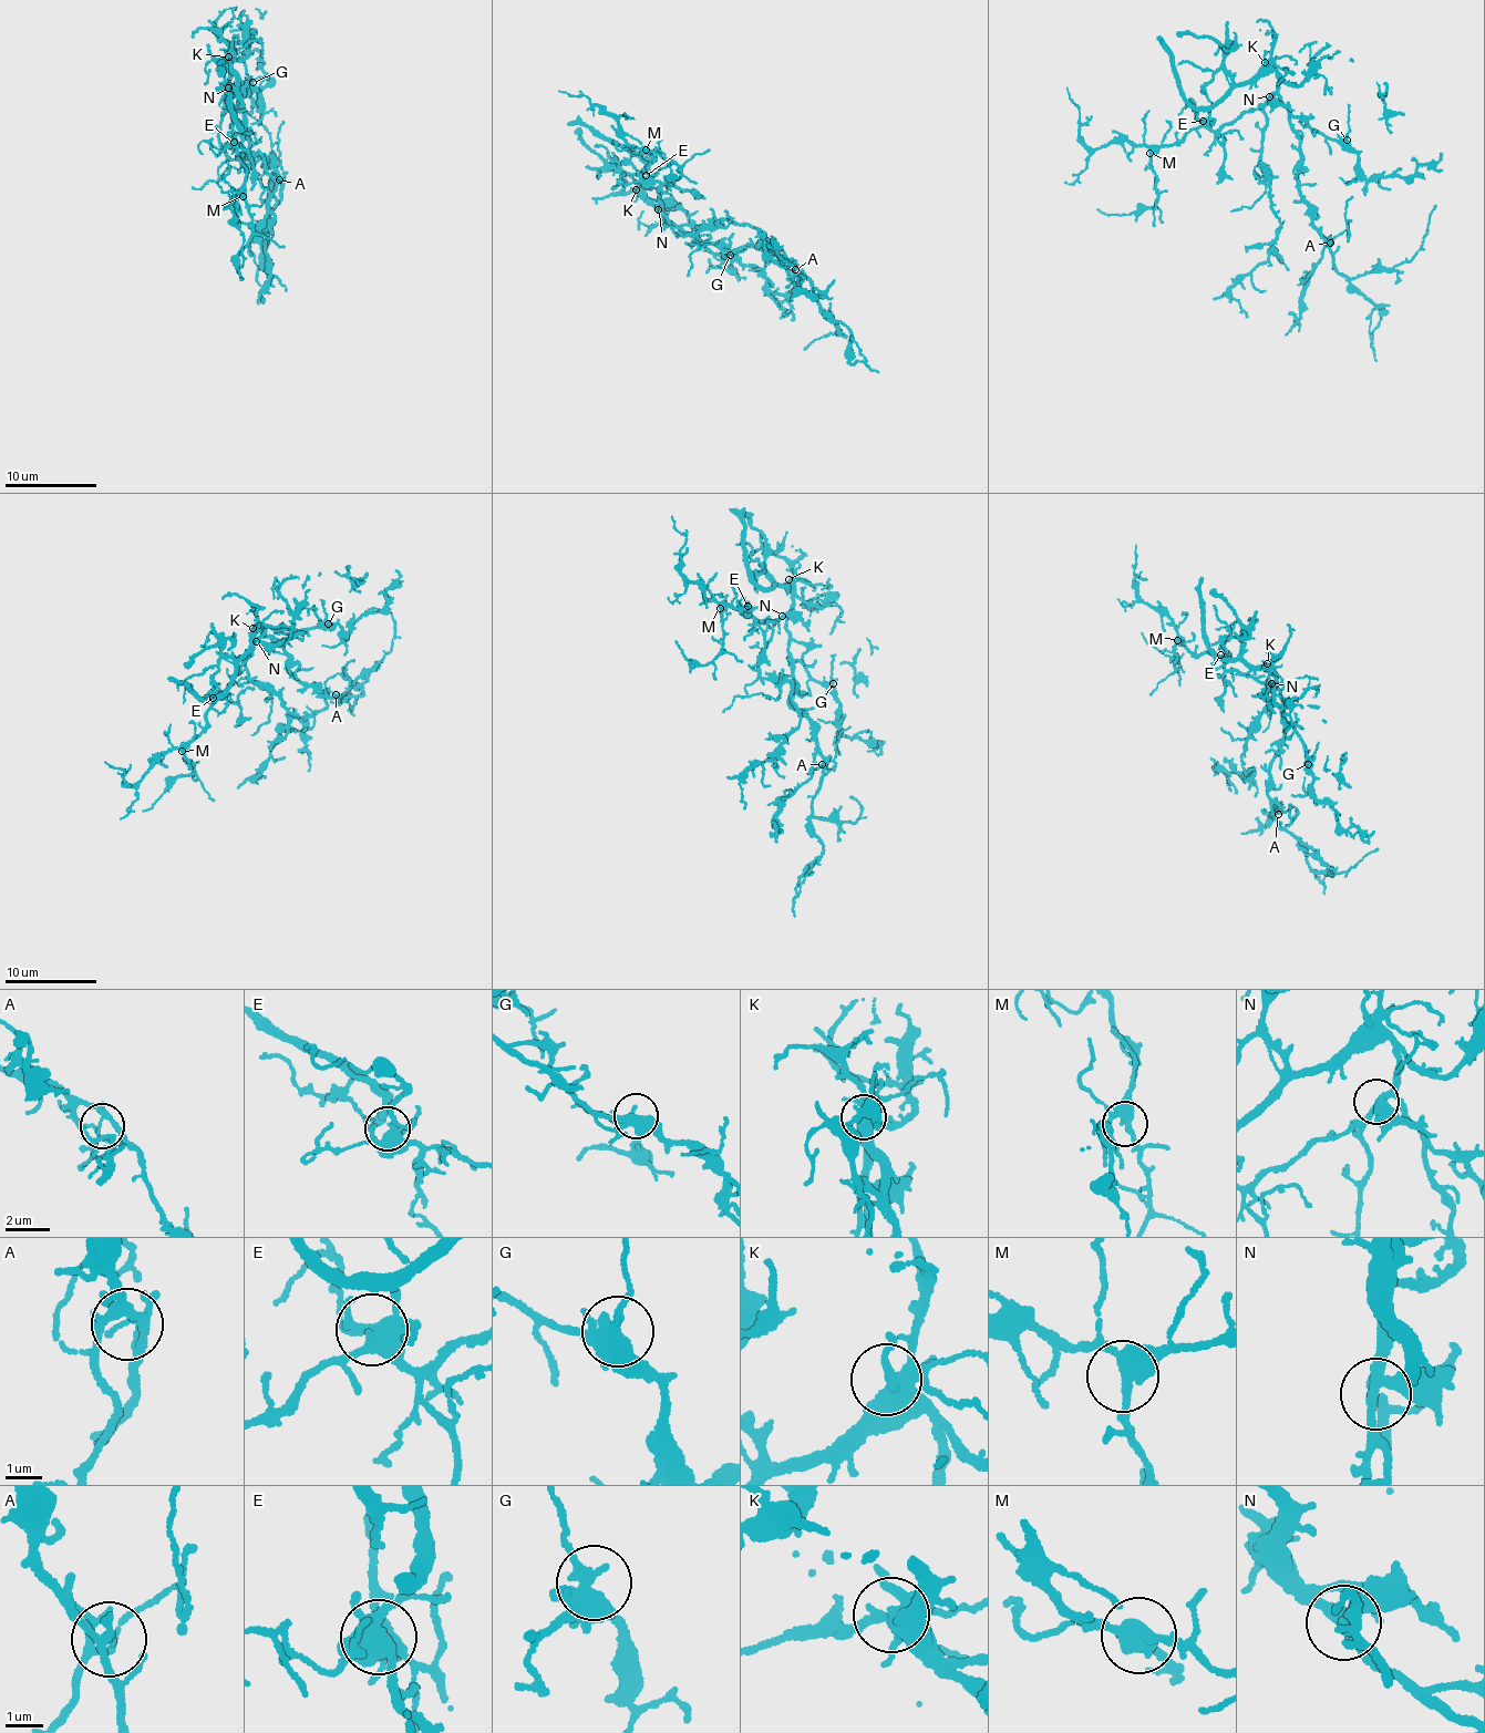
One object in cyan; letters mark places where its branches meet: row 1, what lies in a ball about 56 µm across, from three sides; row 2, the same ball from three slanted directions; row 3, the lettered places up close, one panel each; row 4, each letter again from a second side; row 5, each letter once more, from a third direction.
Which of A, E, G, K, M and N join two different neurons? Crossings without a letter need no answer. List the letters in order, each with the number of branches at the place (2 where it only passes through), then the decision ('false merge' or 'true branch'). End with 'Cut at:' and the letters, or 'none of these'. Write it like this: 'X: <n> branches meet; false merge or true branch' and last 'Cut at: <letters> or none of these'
A: 3 branches meet; true branch
E: 6 branches meet; true branch
G: 4 branches meet; true branch
K: 5 branches meet; true branch
M: 3 branches meet; true branch
N: 4 branches meet; true branch
Cut at: none of these

